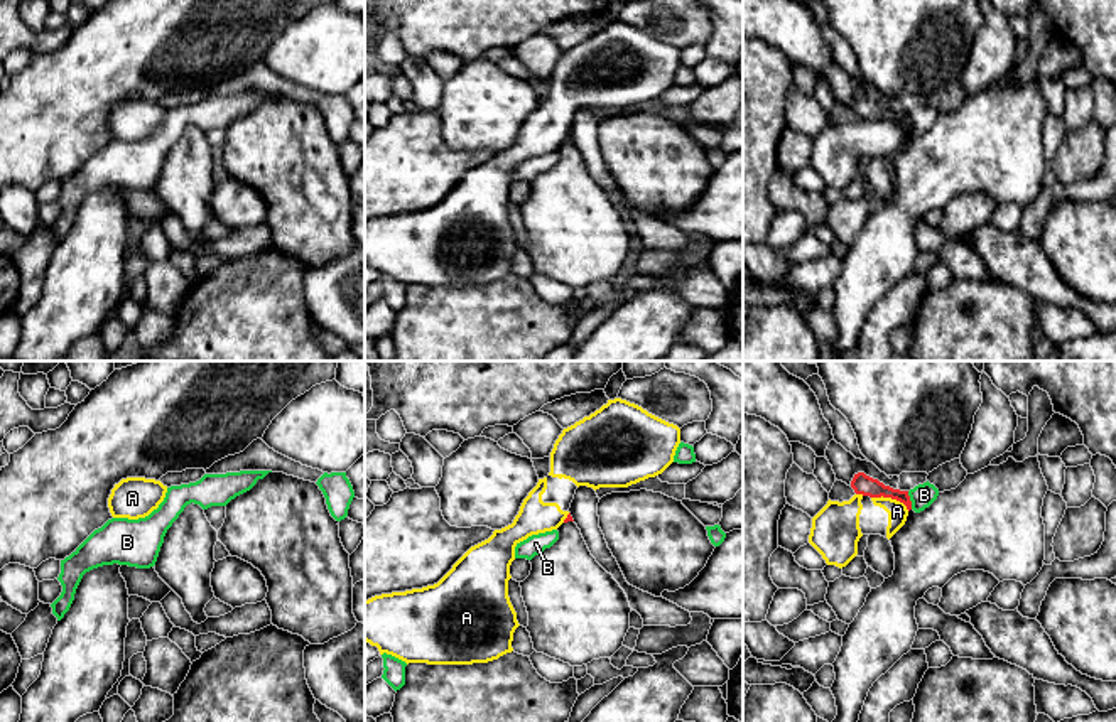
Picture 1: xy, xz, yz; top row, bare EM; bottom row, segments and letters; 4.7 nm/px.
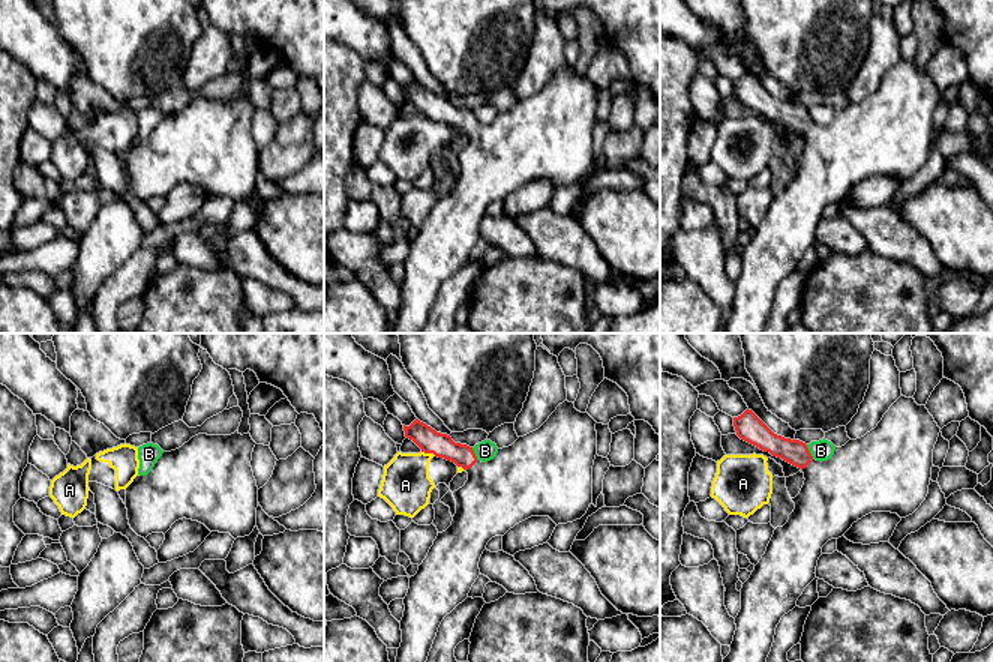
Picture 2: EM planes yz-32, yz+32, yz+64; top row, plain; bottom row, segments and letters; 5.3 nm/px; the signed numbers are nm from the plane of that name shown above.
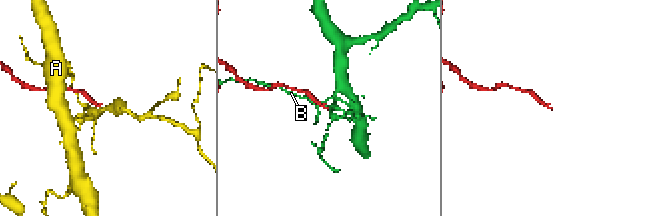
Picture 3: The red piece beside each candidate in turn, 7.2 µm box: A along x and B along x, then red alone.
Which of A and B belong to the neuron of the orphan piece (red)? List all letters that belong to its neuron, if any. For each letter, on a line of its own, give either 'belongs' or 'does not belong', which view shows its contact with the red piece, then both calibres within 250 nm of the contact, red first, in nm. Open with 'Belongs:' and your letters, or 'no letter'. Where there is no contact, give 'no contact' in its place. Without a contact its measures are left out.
Belongs: no letter
A: does not belong | yz | 100/100 nm
B: does not belong | yz | 100/110 nm

